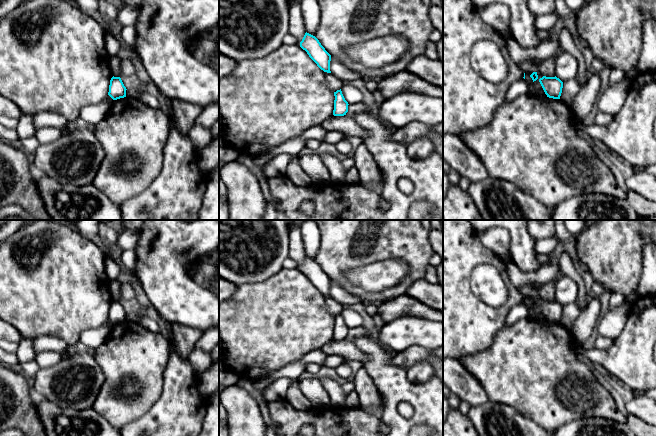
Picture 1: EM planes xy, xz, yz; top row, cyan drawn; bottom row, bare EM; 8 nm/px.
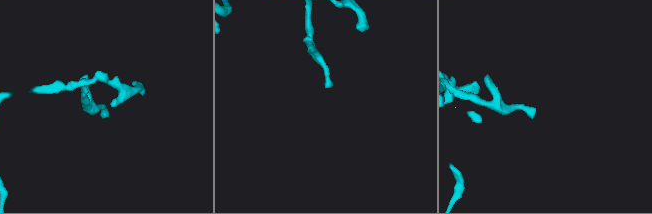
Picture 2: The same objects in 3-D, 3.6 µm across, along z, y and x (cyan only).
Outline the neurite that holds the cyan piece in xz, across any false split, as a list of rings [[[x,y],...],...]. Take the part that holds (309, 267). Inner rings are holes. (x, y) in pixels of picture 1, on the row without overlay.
[[[306,256],[302,265],[300,266],[300,271],[307,276],[309,281],[321,294],[331,297],[331,279],[325,274],[325,272],[315,260]]]

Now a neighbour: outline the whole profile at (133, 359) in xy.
[[[128,321],[114,324],[94,357],[105,381],[93,409],[114,428],[145,415],[163,390],[170,339]]]

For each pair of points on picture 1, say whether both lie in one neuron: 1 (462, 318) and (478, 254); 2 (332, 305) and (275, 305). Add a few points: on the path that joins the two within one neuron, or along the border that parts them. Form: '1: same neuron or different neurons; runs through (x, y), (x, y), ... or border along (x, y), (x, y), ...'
1: same neuron; runs through (462, 302), (462, 270)
2: different neurons; border along (323, 296), (327, 310), (333, 316)

